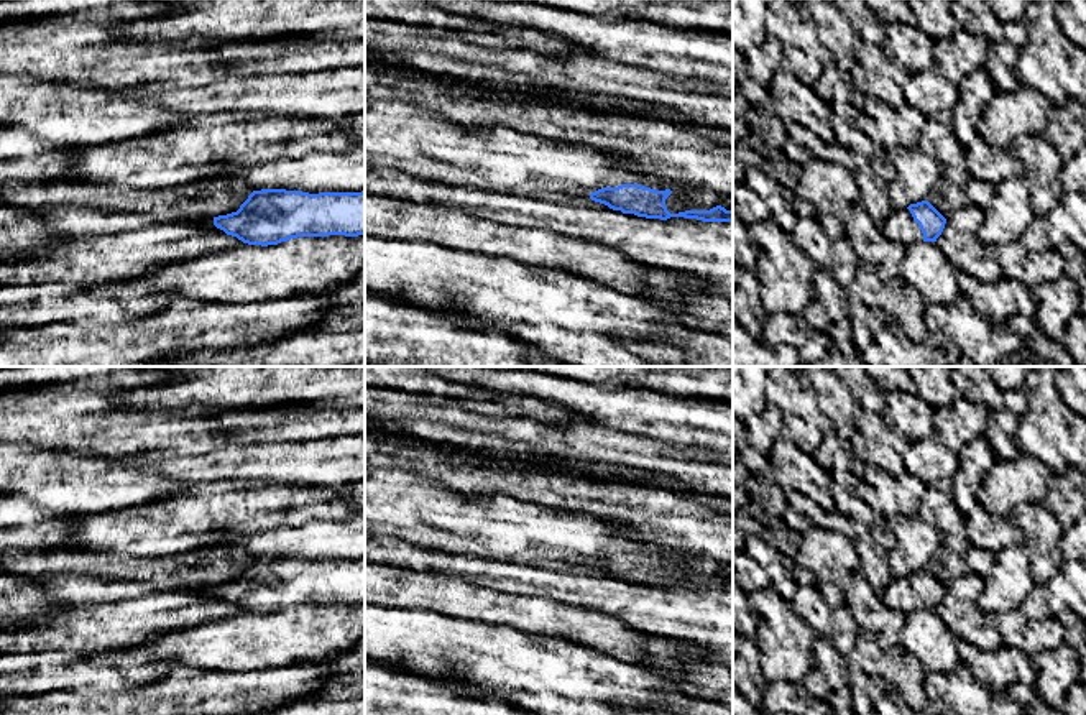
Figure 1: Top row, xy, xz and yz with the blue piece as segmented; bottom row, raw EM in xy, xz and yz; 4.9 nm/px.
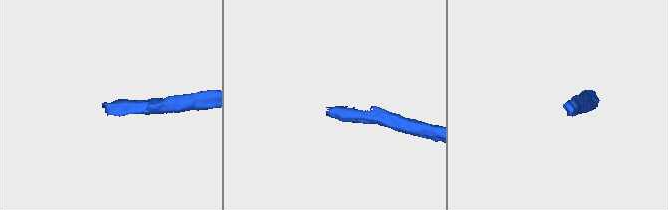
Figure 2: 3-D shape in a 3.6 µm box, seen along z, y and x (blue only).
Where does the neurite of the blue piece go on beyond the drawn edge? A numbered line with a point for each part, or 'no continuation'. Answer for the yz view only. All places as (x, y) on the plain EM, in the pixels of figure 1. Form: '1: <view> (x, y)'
1: yz (901, 595)

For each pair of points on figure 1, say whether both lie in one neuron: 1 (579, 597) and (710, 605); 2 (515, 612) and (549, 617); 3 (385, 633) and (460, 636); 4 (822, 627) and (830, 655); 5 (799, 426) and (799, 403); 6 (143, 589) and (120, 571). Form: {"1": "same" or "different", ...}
{"1": "same", "2": "same", "3": "same", "4": "different", "5": "same", "6": "different"}

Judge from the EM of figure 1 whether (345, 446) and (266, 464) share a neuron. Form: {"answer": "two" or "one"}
{"answer": "one"}

